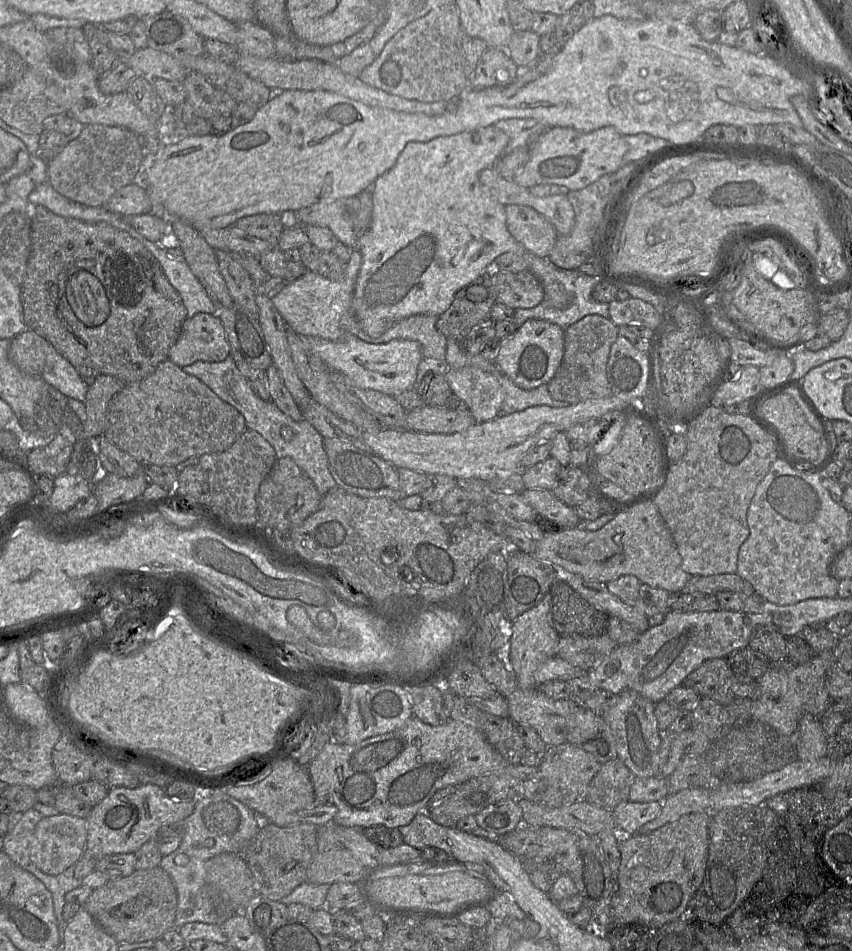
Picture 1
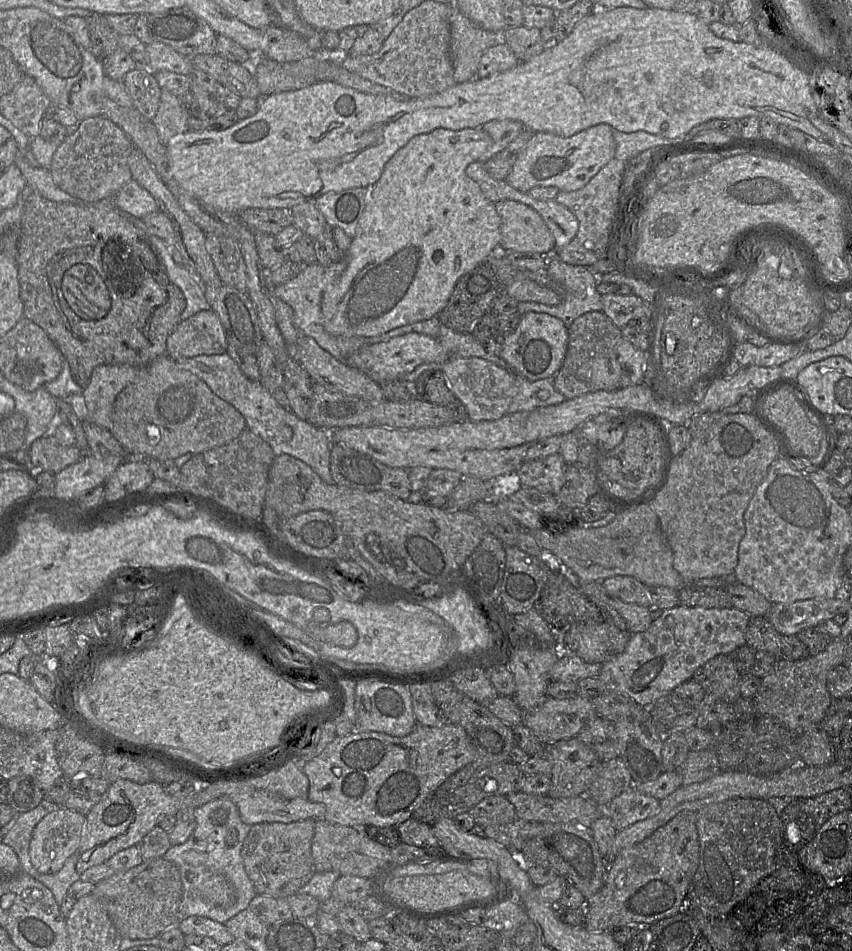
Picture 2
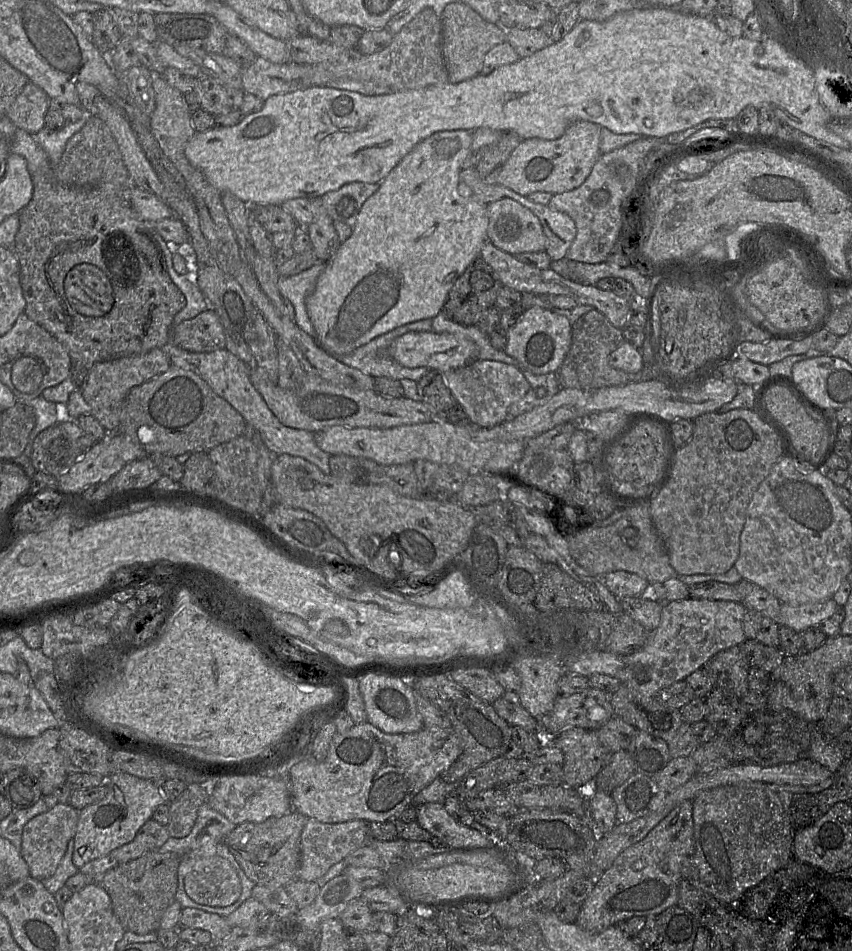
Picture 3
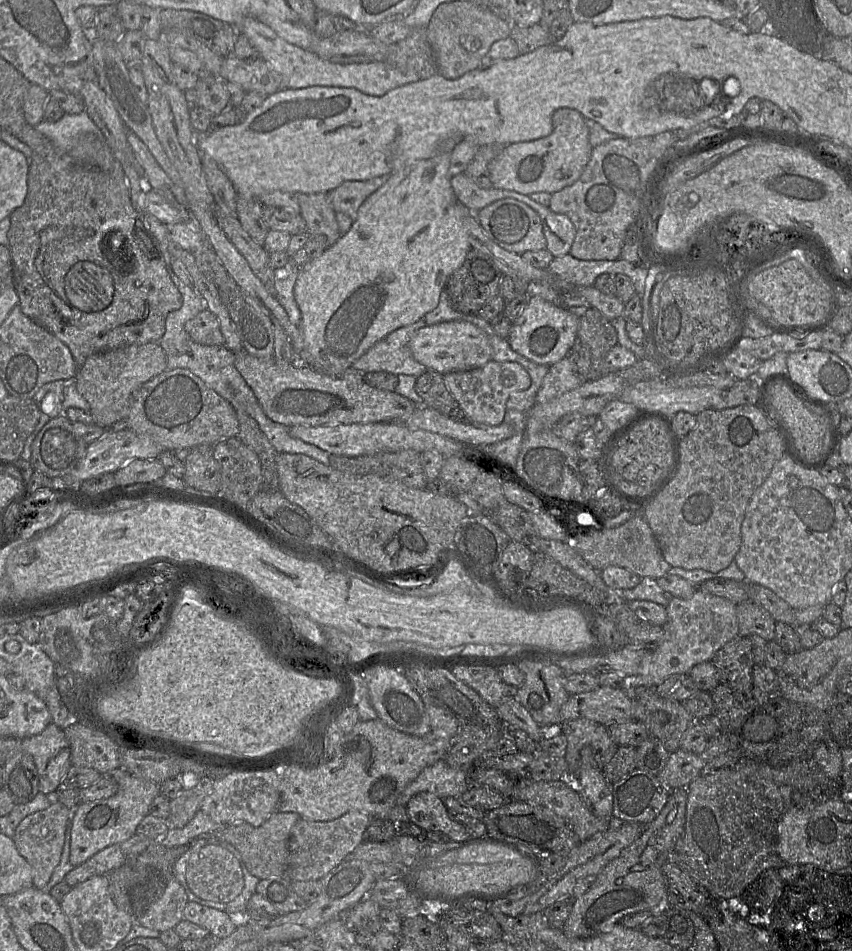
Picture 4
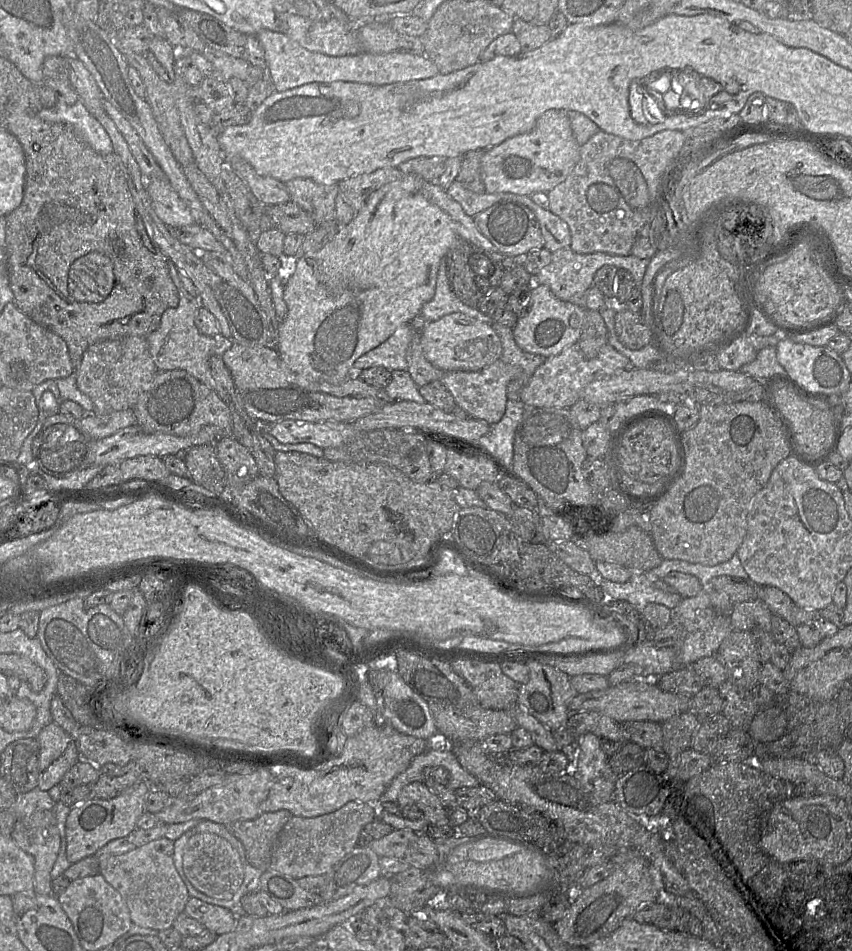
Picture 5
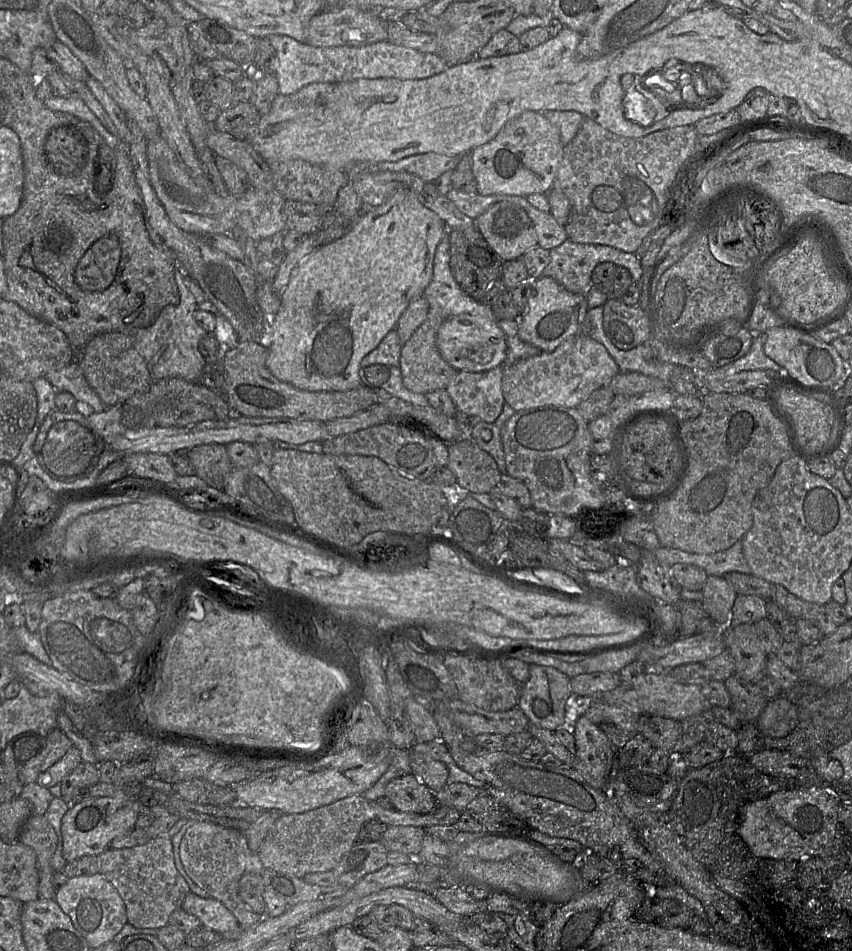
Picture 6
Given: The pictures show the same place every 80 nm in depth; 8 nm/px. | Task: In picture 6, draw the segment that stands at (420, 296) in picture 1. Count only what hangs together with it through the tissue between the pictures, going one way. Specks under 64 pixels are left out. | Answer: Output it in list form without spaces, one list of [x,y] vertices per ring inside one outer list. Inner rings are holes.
[[[398,191],[386,202],[359,215],[354,227],[342,238],[320,246],[304,258],[291,272],[289,282],[280,294],[280,307],[272,318],[272,332],[269,340],[266,366],[280,381],[299,389],[318,391],[348,391],[363,385],[360,375],[360,362],[364,356],[374,350],[382,339],[393,329],[410,301],[423,294],[433,276],[434,256],[443,236],[448,232],[445,222],[432,210],[425,207],[409,191]]]

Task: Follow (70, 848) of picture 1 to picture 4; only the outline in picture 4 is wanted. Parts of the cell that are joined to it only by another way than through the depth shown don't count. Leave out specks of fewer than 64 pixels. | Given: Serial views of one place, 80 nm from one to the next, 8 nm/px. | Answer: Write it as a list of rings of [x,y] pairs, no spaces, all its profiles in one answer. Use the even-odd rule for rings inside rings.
[[[61,802],[51,804],[47,809],[37,811],[26,816],[16,828],[13,840],[19,853],[27,860],[33,870],[33,886],[46,890],[54,869],[60,862],[65,843],[66,826],[70,819],[72,822],[72,811]]]

